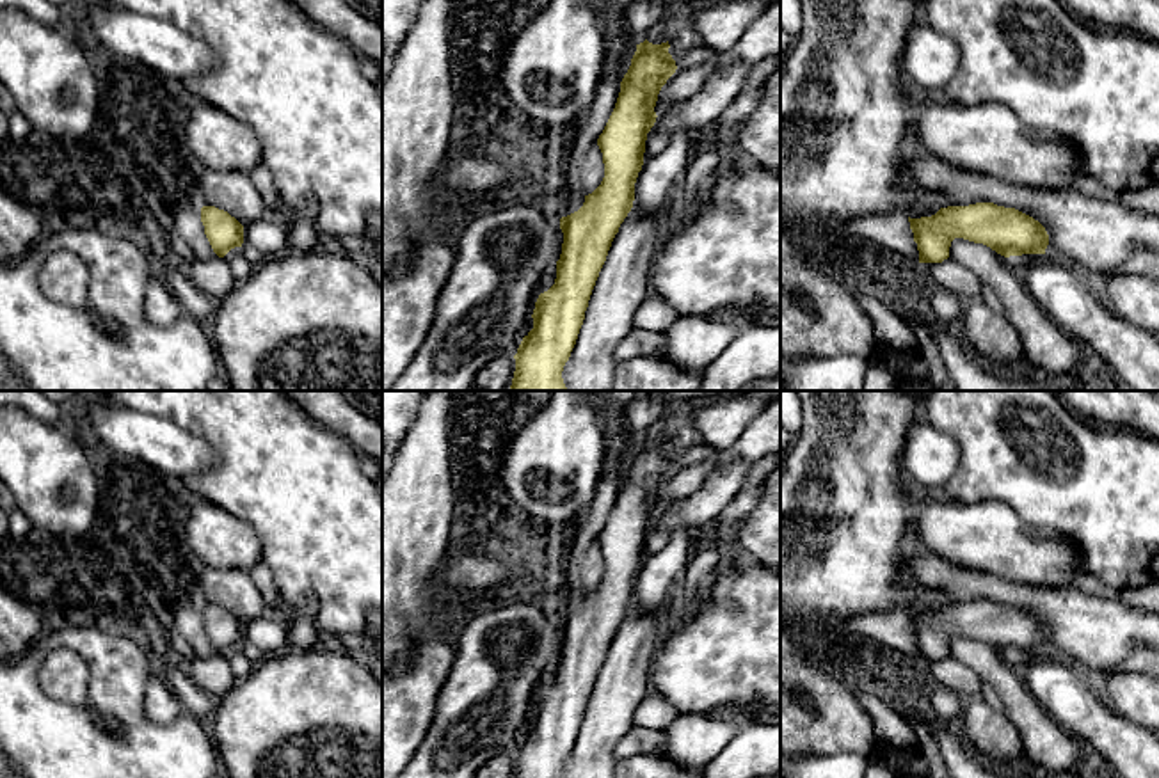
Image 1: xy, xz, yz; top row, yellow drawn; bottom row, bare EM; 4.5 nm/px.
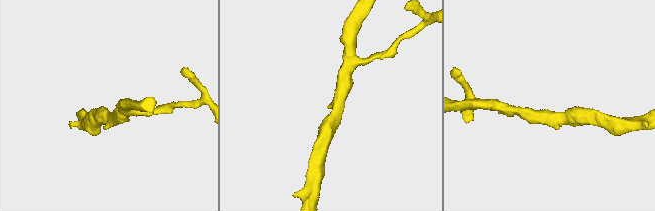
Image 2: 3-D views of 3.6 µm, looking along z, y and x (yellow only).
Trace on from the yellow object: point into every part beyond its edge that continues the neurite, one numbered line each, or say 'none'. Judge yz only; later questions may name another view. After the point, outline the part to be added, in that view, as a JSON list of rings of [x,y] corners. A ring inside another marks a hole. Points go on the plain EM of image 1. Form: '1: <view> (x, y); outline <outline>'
none

